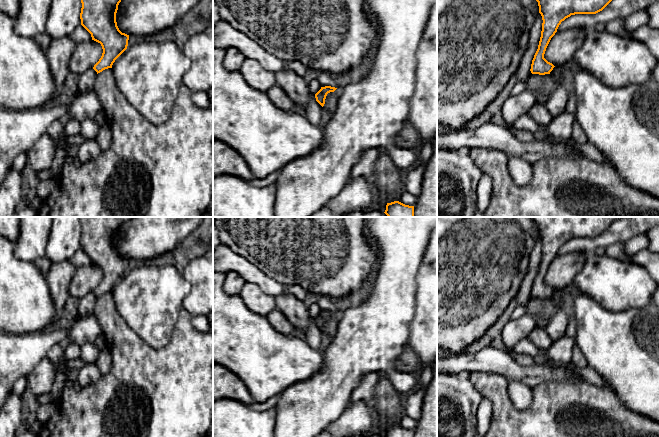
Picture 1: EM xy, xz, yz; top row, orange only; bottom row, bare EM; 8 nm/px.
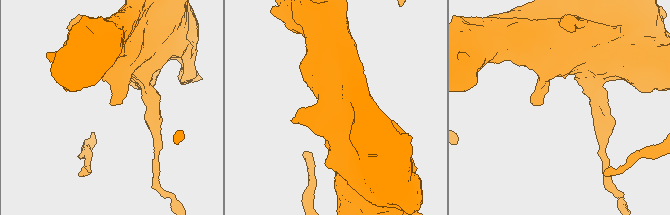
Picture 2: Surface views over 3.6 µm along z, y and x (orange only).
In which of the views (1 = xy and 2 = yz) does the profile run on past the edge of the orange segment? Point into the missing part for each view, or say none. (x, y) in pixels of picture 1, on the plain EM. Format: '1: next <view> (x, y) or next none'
1: next none
2: next none

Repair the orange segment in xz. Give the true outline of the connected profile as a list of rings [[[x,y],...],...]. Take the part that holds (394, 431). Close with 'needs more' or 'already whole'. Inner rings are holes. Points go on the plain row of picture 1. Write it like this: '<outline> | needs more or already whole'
[[[394,425],[387,427],[384,437],[414,437],[414,430],[409,430],[399,425]]] | already whole

